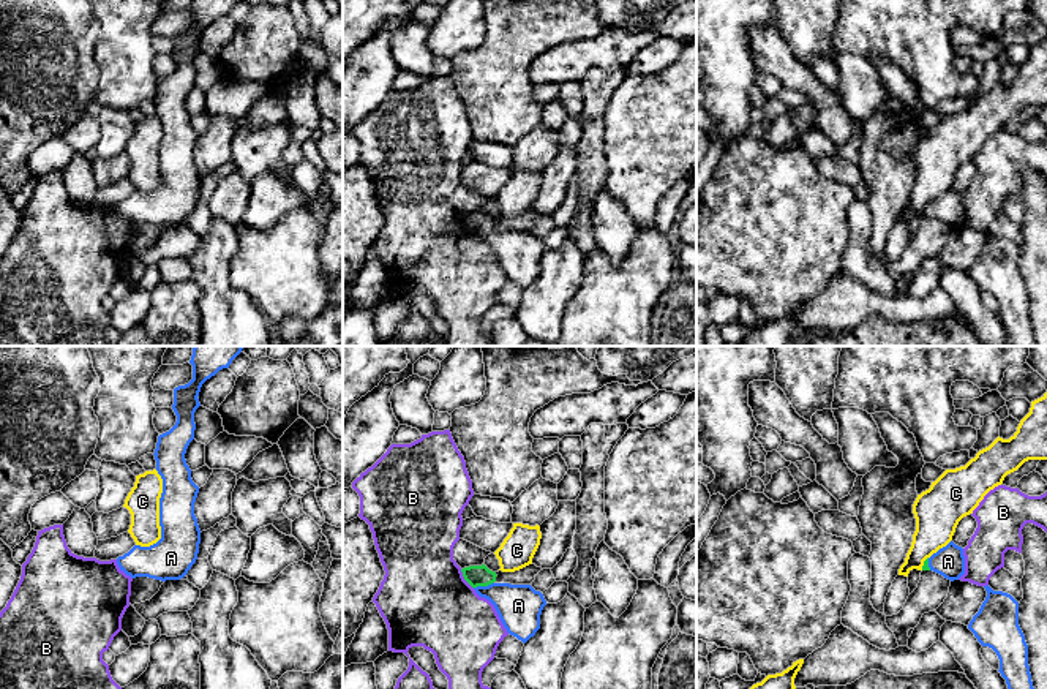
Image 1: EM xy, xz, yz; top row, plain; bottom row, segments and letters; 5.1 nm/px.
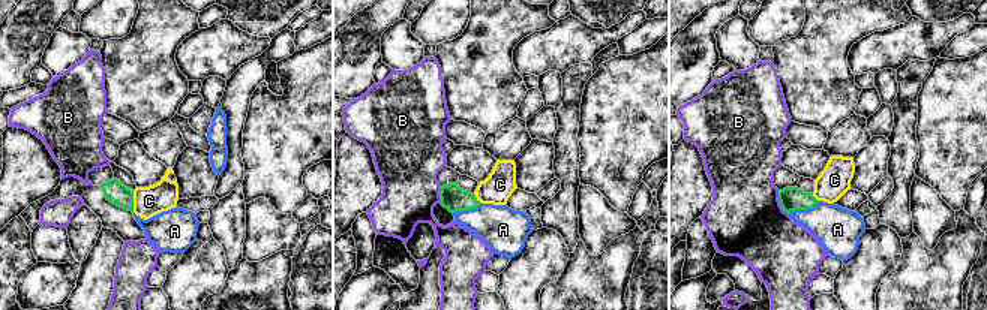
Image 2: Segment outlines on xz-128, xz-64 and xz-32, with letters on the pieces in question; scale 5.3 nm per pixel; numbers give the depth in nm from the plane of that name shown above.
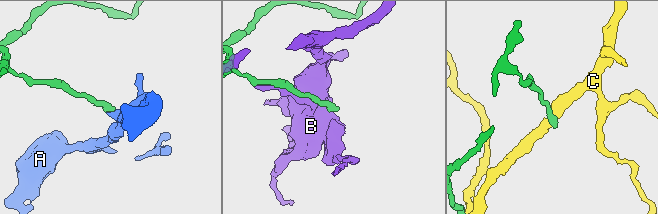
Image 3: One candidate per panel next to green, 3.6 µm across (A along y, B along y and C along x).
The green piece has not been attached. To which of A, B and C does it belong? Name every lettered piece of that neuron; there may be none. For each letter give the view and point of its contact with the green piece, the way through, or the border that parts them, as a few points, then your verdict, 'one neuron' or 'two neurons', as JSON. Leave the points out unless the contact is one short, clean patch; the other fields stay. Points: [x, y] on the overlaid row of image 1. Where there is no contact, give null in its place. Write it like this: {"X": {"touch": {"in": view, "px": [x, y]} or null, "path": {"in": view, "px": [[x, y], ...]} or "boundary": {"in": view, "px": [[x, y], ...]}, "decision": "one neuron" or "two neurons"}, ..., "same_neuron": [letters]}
{"A": {"touch": {"in": "xz", "px": [484, 585]}, "path": {"in": "xz", "px": [[476, 576], [484, 585], [518, 606]]}, "decision": "one neuron"}, "B": {"touch": {"in": "xz", "px": [465, 579]}, "decision": "two neurons"}, "C": {"touch": {"in": "yz", "px": [924, 563]}, "decision": "two neurons"}, "same_neuron": ["A"]}

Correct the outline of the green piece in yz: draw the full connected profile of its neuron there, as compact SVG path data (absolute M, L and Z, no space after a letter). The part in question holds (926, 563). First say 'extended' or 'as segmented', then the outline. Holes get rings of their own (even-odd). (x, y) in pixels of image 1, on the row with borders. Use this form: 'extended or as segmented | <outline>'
extended | M952 540L924 561L922 570L933 570L954 582L965 574L963 548Z

